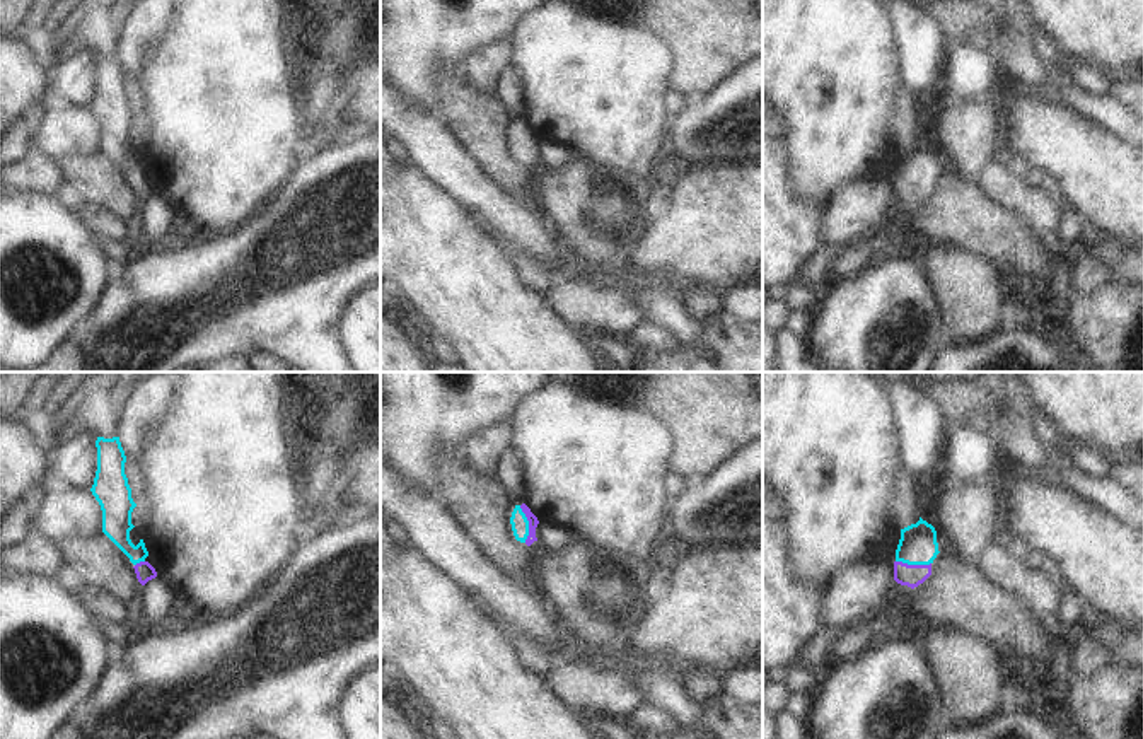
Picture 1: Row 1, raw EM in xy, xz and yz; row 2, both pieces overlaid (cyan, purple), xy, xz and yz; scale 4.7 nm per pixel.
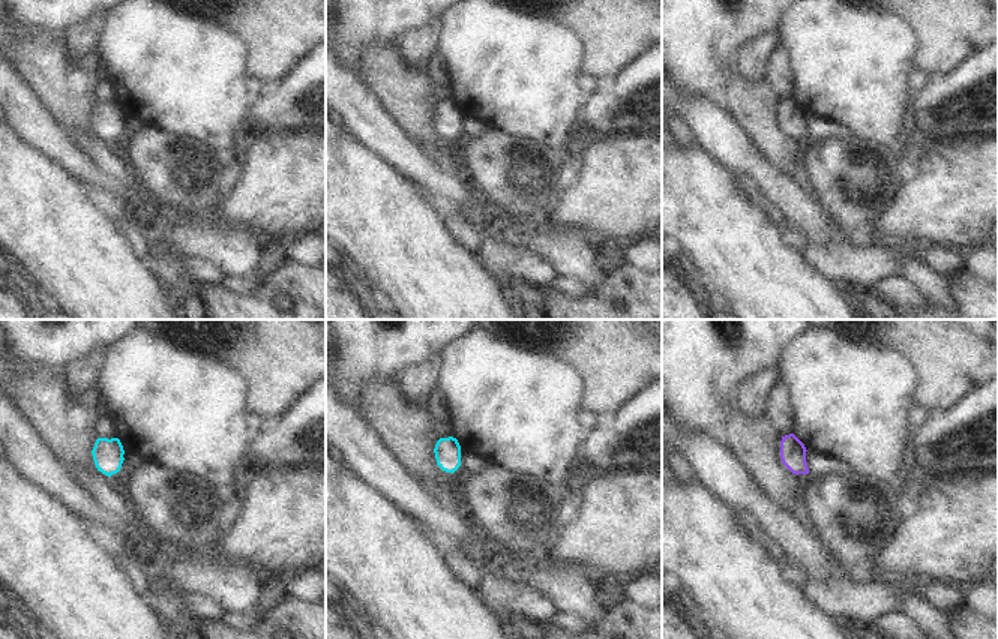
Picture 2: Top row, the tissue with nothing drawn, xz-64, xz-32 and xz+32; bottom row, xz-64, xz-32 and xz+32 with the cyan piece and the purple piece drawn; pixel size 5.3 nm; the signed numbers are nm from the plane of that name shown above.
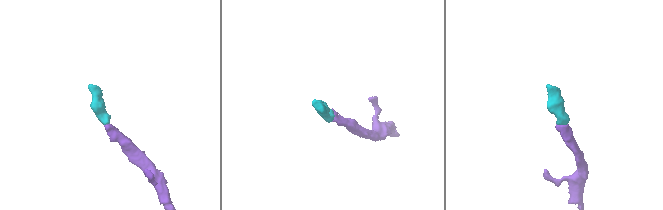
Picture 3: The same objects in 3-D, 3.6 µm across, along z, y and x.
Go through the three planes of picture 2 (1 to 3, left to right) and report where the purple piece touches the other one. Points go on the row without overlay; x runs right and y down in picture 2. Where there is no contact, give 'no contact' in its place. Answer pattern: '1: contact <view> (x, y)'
1: no contact
2: no contact
3: no contact

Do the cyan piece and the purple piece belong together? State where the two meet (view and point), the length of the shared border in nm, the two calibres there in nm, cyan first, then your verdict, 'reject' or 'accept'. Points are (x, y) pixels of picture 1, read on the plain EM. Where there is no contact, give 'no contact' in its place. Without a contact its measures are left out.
meets cyan in xz at (527, 142); contact 180 nm long; 80 nm thick on the cyan side, 50 nm on the other; accept

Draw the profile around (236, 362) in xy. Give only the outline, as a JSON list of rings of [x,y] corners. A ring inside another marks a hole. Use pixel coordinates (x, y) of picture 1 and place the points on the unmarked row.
[[[232,355],[212,364],[196,364],[179,372],[258,372],[246,355]]]

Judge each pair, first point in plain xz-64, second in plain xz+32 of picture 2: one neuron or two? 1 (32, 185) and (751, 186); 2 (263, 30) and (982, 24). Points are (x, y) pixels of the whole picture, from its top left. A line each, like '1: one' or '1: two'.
1: two
2: one

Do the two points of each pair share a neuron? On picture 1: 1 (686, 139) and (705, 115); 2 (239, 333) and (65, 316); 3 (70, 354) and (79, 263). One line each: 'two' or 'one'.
1: one
2: two
3: two

